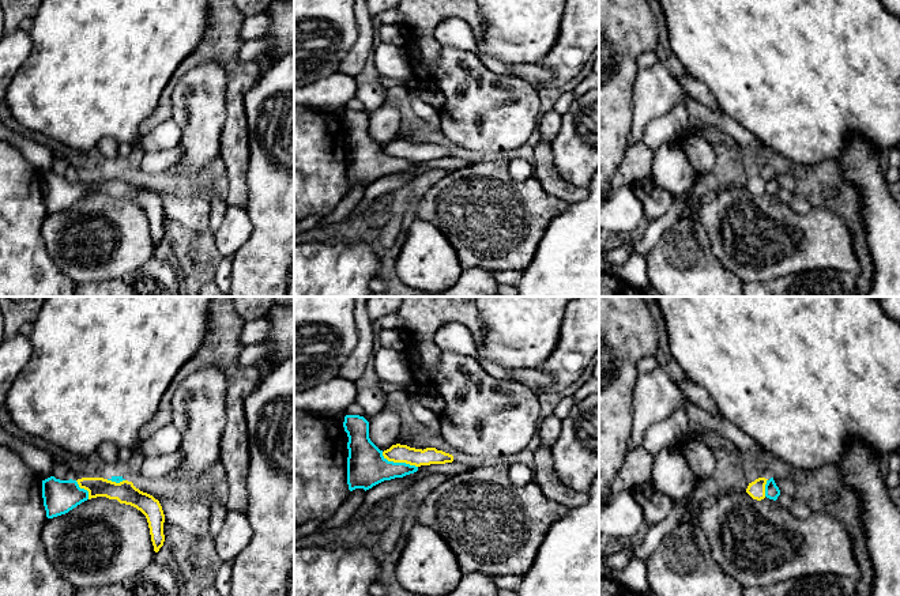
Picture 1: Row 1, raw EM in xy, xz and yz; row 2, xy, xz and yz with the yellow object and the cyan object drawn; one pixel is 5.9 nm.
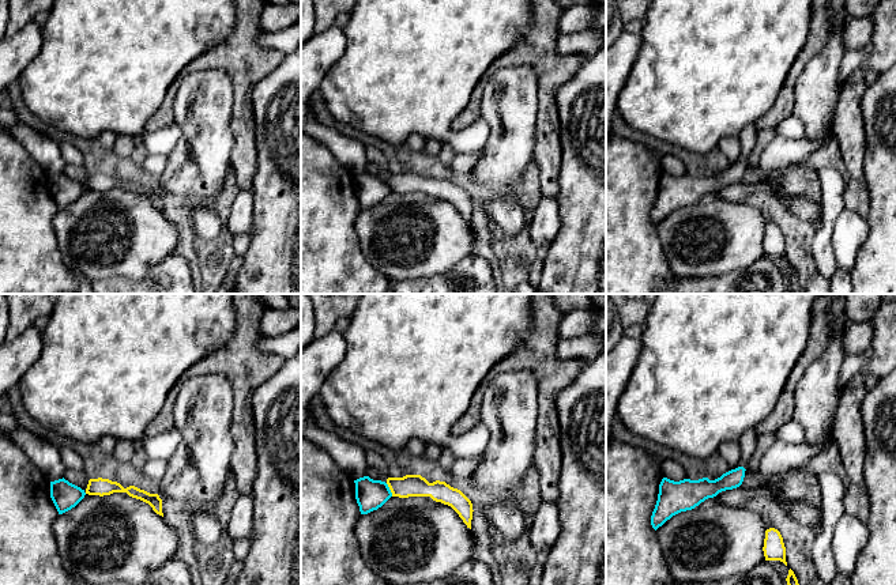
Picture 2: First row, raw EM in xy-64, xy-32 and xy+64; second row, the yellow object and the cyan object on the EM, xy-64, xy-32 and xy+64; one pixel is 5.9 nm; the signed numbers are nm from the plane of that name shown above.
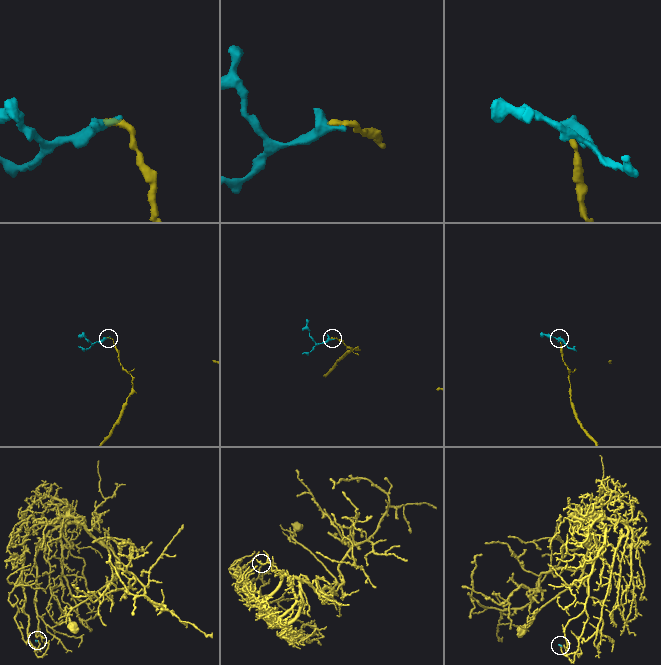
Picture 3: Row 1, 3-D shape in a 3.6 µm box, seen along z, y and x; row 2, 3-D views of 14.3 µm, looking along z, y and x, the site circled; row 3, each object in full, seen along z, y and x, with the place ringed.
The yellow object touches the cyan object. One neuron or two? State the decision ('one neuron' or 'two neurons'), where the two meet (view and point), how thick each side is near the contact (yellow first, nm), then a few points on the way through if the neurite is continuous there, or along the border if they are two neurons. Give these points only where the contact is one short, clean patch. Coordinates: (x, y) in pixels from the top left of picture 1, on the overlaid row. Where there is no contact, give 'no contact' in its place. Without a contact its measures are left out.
two neurons; meets yellow in xz at (399, 461); 110 nm thick on the yellow side, 240 nm on the other; border along xz (381, 452), (388, 460), (405, 461), (417, 467)

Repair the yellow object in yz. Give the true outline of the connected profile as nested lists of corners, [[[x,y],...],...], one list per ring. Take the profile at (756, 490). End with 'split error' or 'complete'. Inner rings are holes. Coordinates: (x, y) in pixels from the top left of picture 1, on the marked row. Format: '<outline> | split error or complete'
[[[758,478],[754,482],[749,483],[746,493],[757,501],[761,501],[765,498],[765,484],[767,484],[765,478]]] | complete

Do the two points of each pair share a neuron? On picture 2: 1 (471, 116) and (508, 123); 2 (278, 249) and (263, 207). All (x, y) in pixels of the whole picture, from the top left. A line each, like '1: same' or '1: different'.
1: different
2: same

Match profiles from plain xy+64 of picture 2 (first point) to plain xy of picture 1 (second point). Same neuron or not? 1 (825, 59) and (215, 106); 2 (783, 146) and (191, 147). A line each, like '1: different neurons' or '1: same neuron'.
1: same neuron
2: different neurons

